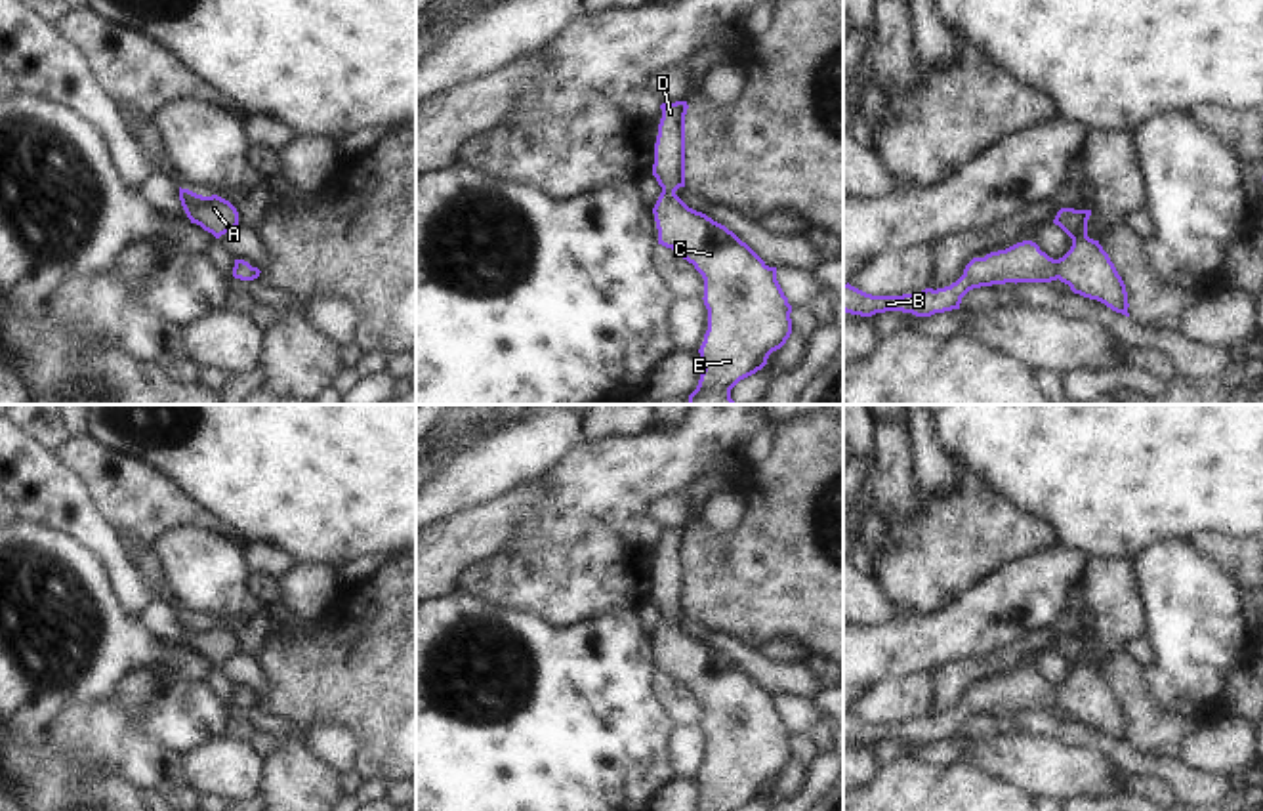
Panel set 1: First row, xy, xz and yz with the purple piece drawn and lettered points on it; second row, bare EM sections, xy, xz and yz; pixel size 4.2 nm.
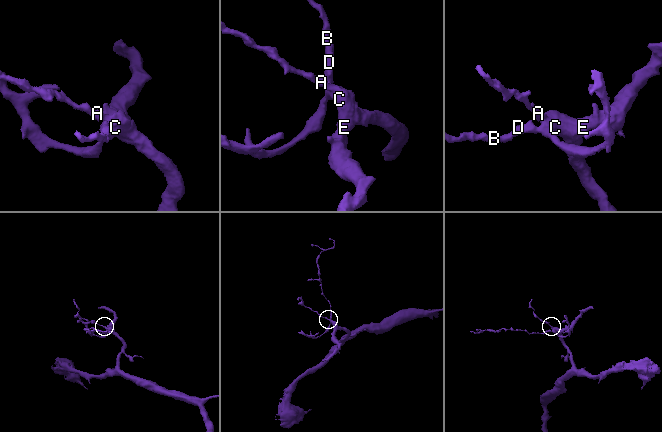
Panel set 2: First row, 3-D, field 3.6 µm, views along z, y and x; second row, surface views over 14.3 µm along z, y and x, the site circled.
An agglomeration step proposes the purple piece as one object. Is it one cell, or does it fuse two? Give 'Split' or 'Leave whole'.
Leave whole

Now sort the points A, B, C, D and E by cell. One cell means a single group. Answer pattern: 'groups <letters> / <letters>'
groups A B C D E

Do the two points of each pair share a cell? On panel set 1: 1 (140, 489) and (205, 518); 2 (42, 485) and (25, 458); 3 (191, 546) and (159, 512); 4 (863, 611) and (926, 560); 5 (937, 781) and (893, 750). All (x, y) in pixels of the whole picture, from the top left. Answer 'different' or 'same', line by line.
1: same
2: same
3: different
4: different
5: different

